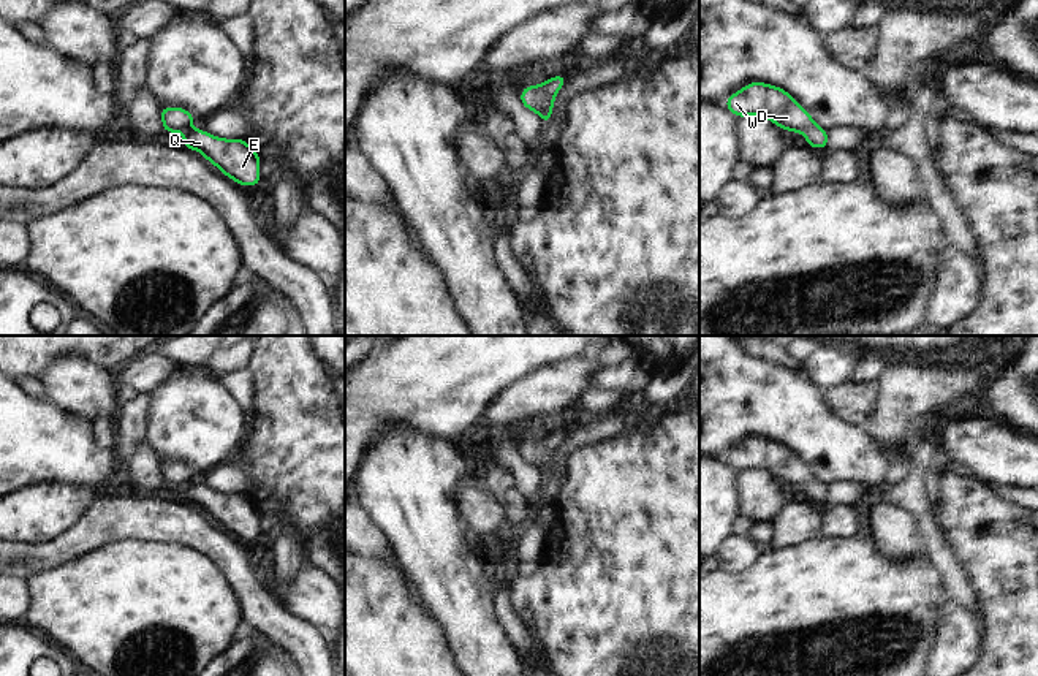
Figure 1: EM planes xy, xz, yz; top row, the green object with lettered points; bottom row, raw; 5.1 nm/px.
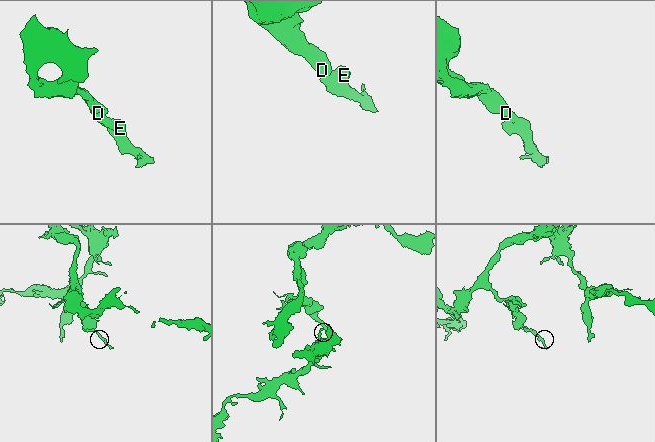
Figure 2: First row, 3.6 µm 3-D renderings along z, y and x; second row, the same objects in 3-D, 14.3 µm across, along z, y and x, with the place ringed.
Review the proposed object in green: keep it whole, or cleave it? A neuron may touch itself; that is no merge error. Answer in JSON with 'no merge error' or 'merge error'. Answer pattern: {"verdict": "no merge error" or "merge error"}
{"verdict": "no merge error"}

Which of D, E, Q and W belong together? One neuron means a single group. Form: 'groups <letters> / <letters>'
groups D E Q W

